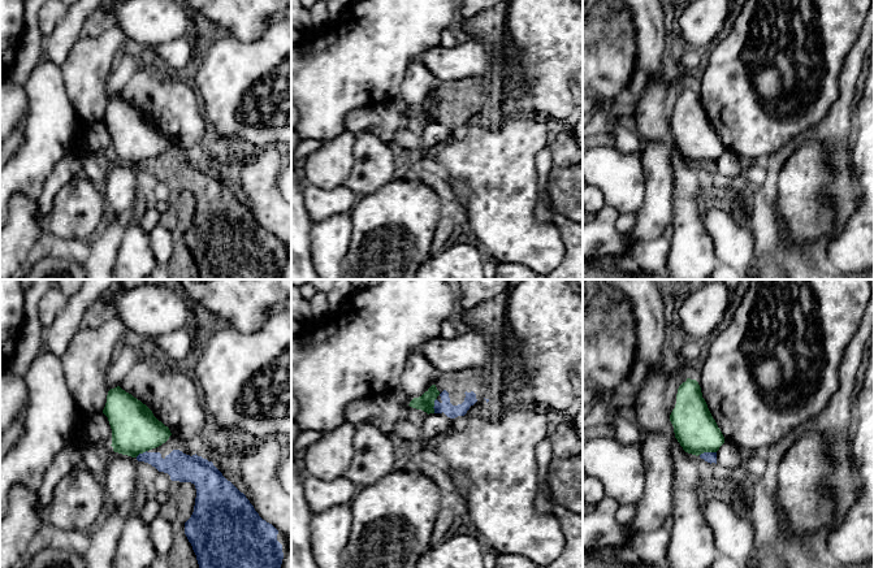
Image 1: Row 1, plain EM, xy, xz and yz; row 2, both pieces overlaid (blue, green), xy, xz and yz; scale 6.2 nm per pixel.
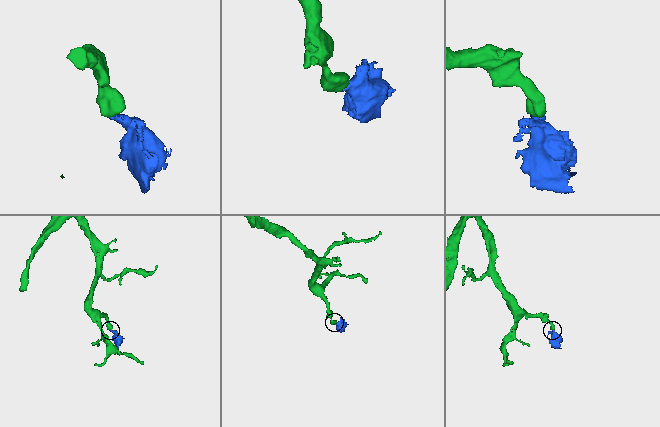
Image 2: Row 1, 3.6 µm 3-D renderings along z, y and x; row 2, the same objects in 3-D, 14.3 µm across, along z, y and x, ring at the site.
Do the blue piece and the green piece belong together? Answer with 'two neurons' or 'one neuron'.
two neurons

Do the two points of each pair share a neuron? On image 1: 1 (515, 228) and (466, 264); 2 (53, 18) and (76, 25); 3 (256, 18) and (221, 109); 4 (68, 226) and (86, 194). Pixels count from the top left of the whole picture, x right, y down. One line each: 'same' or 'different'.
1: different
2: different
3: different
4: same

